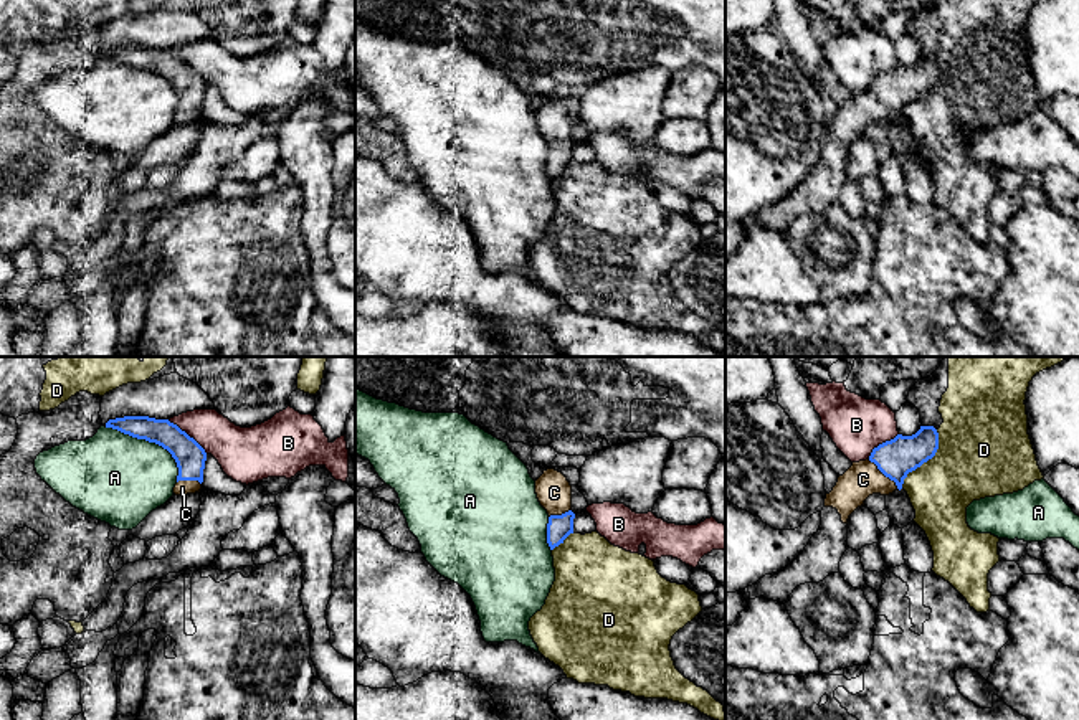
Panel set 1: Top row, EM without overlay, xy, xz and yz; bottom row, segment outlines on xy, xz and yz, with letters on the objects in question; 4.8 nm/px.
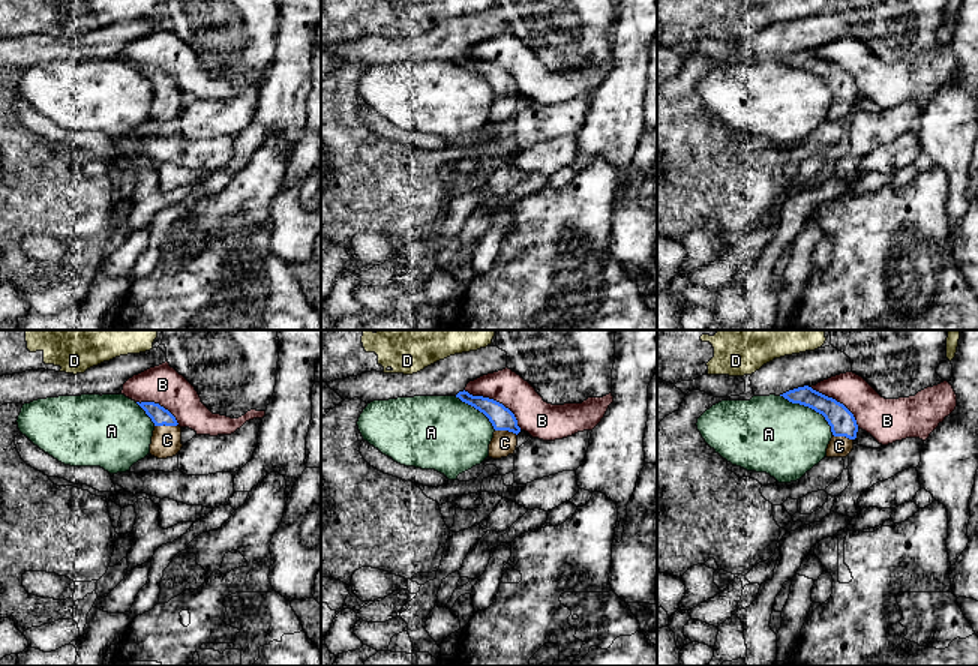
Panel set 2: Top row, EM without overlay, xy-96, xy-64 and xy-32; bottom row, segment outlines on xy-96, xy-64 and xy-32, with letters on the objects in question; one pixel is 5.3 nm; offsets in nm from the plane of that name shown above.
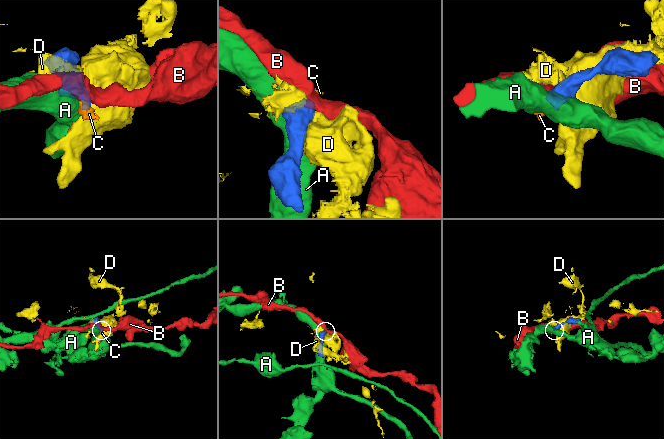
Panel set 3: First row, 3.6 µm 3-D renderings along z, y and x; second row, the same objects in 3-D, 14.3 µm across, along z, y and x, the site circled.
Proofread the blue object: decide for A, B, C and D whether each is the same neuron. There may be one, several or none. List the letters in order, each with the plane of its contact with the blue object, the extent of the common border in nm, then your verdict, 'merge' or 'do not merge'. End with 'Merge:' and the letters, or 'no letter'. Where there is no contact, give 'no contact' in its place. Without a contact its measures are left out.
A: contact in xy; length 440 nm; do not merge
B: contact in xy; length 260 nm; do not merge
C: contact in yz; length 200 nm; merge
D: contact in yz; length 340 nm; do not merge
Merge: C

